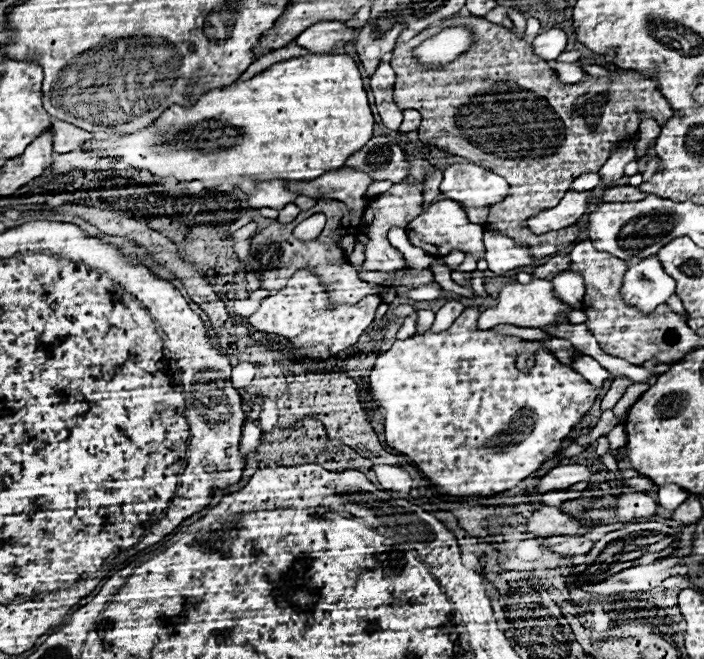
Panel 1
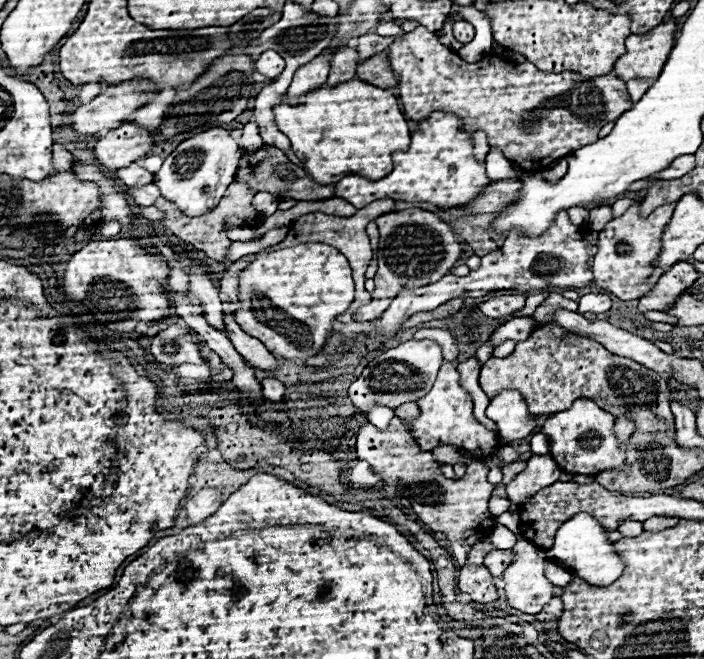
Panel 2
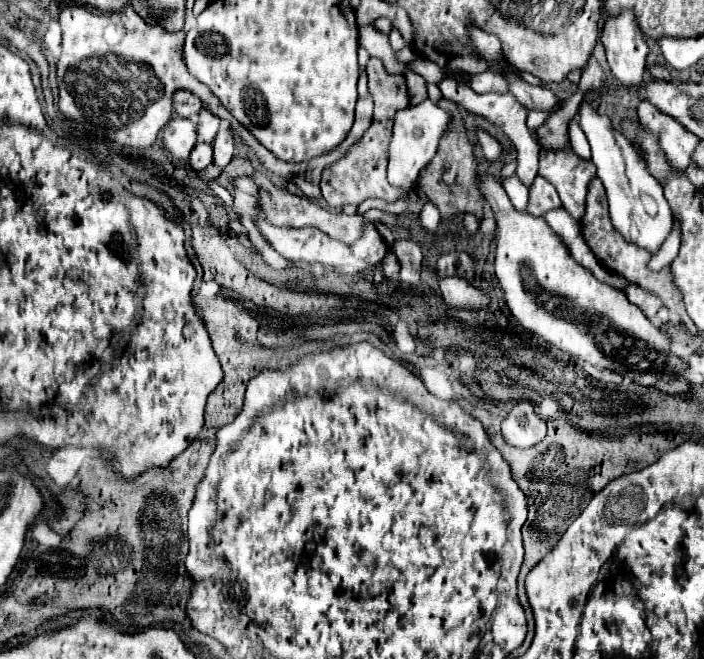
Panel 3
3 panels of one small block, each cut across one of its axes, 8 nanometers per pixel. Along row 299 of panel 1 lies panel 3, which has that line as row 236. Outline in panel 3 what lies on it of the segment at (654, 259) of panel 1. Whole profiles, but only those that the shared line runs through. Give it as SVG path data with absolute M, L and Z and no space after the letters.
M590 102L580 106L580 126L592 146L592 162L596 164L596 176L602 180L610 204L610 220L614 228L632 244L648 250L652 256L658 254L664 240L670 236L674 218L668 200L662 194L660 182L648 172L648 164L634 148L634 144L614 130L608 116L596 112Z

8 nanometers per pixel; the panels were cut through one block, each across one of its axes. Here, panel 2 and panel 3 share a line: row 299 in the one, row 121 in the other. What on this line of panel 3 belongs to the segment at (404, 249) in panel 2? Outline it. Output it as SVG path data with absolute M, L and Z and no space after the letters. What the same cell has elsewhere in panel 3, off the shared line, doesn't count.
M370 58L366 74L368 74L370 94L374 98L372 124L366 130L366 136L358 144L354 144L354 148L350 148L350 152L338 164L332 164L330 168L326 168L326 172L322 172L322 182L320 182L322 196L332 208L338 208L342 204L358 206L366 198L380 198L380 200L386 200L386 202L396 202L400 198L408 198L408 190L392 186L386 178L388 146L390 146L390 138L392 138L394 114L400 112L402 108L410 106L406 80L400 74L390 74L384 68L384 62L378 60L378 58Z

